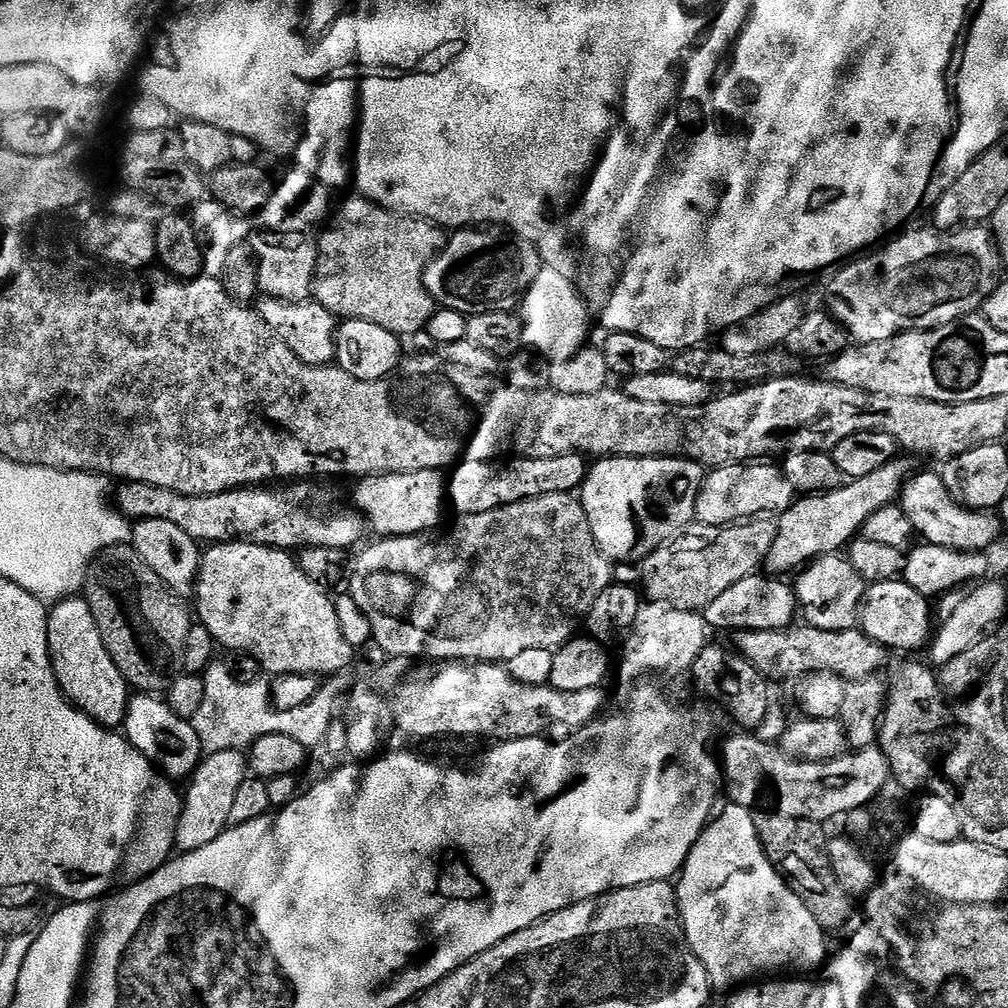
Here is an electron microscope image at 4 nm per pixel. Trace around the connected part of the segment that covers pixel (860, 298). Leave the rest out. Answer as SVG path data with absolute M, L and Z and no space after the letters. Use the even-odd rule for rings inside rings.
M966 226L957 230L940 231L932 228L912 230L900 234L905 236L897 235L892 238L897 240L889 239L889 244L881 252L873 251L871 254L861 255L845 263L835 273L837 276L828 284L827 311L849 333L855 336L856 332L857 341L866 344L886 342L903 332L929 332L931 328L954 324L966 316L979 313L986 298L993 293L1002 278L999 247L993 235L986 228L986 231L982 228L985 227Z

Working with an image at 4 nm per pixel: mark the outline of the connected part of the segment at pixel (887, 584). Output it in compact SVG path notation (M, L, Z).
M903 579L876 580L867 589L864 603L858 613L858 620L859 623L864 623L861 624L862 631L871 640L877 640L889 650L920 648L932 628L932 616L928 613L928 604L930 604L929 597L908 587Z

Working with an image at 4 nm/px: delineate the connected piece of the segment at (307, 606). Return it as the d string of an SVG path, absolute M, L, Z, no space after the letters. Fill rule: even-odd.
M229 542L226 544L214 544L207 549L209 552L199 557L198 567L194 579L194 589L196 588L196 612L200 615L199 623L206 630L210 630L210 634L214 637L217 645L221 649L229 648L235 654L243 654L255 658L257 665L261 669L272 672L273 677L289 676L290 674L302 674L303 676L315 676L317 678L325 678L341 671L343 667L353 663L352 656L354 650L350 646L350 642L346 642L346 638L342 634L342 630L338 626L338 618L336 617L335 603L326 593L322 592L317 583L314 583L309 577L304 575L304 571L300 568L297 557L291 551L281 550L279 548L267 548L264 544L250 544L247 542Z

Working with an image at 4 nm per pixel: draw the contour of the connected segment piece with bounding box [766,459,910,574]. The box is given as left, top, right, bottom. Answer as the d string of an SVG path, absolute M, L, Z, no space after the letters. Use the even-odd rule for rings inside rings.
M899 459L892 460L886 466L882 466L882 470L866 474L866 478L849 481L843 487L829 492L805 495L797 499L779 517L774 546L770 546L770 554L766 561L766 568L769 568L767 571L772 574L792 571L795 573L811 564L813 560L847 549L857 538L868 518L899 497L910 476L910 472L900 463Z

